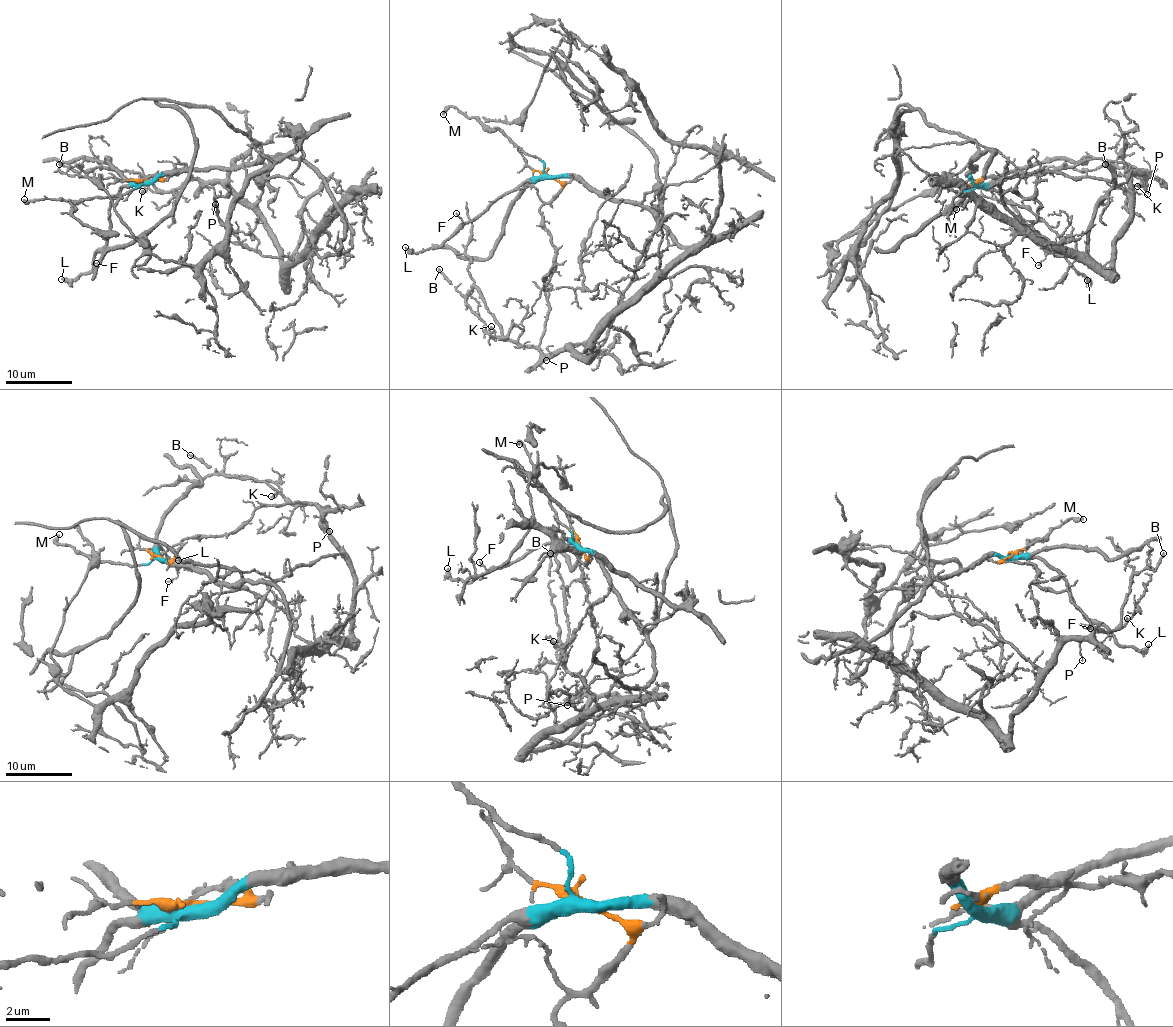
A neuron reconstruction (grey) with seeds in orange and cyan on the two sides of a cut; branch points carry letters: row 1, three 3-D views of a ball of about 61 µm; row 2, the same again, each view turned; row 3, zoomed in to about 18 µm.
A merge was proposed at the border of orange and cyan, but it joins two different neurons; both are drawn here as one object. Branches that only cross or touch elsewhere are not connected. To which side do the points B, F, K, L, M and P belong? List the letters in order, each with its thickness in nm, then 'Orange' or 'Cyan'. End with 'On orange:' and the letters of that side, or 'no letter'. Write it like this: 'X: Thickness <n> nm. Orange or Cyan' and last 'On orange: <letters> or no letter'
B: Thickness 280 nm. Orange
F: Thickness 150 nm. Cyan
K: Thickness 90 nm. Orange
L: Thickness 360 nm. Cyan
M: Thickness 280 nm. Cyan
P: Thickness 100 nm. Orange
On orange: B, K, P

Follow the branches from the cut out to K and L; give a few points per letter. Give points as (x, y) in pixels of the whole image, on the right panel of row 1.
K: (976, 183), (982, 179), (1057, 171), (1088, 158), (1129, 162), (1140, 170), (1146, 185), (1145, 182), (1137, 186)
L: (976, 183), (992, 189), (1018, 214), (1030, 236), (1047, 249), (1054, 249), (1090, 279), (1087, 279)

